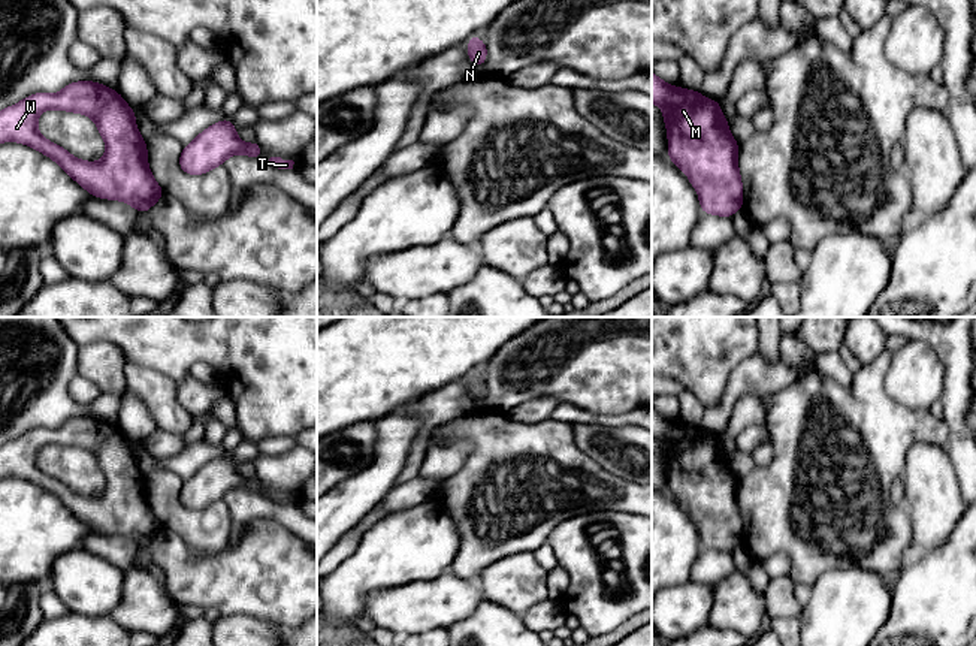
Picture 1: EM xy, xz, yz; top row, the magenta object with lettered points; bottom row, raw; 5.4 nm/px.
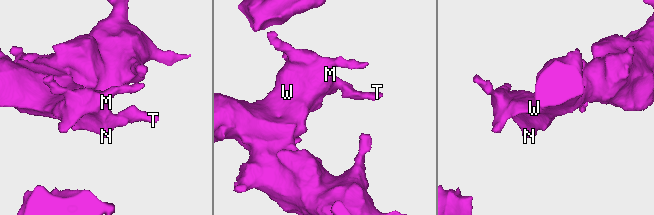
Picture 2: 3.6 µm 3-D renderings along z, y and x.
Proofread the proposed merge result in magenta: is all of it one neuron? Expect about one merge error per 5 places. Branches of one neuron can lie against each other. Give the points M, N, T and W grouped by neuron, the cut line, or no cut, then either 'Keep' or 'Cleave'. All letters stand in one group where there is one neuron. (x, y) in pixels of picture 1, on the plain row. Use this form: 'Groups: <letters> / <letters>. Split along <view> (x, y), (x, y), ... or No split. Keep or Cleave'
Groups: M N T W. No split. Keep

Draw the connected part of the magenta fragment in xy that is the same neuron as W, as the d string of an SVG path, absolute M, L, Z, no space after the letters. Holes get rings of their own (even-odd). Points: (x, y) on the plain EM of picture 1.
M91 416L67 419L55 429L34 428L16 440L0 446L0 479L19 477L52 493L70 513L84 522L91 531L109 535L123 535L138 547L146 547L164 529L148 501L146 477L142 474L135 447L118 426ZM48 446L69 446L84 449L94 455L99 468L106 479L106 487L100 496L85 496L73 492L63 482L45 474L37 467L37 452Z

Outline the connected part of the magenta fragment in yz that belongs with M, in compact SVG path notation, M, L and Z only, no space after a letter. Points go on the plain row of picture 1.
M652 407L652 438L662 446L667 459L668 493L679 501L699 532L701 547L732 552L743 543L743 517L738 505L738 477L723 453L720 437L704 432L699 426L665 419Z

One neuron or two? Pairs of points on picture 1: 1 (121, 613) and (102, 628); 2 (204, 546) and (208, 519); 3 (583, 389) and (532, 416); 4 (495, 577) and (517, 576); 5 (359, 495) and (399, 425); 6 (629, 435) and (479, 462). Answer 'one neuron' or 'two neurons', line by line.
1: two neurons
2: one neuron
3: two neurons
4: one neuron
5: one neuron
6: two neurons

